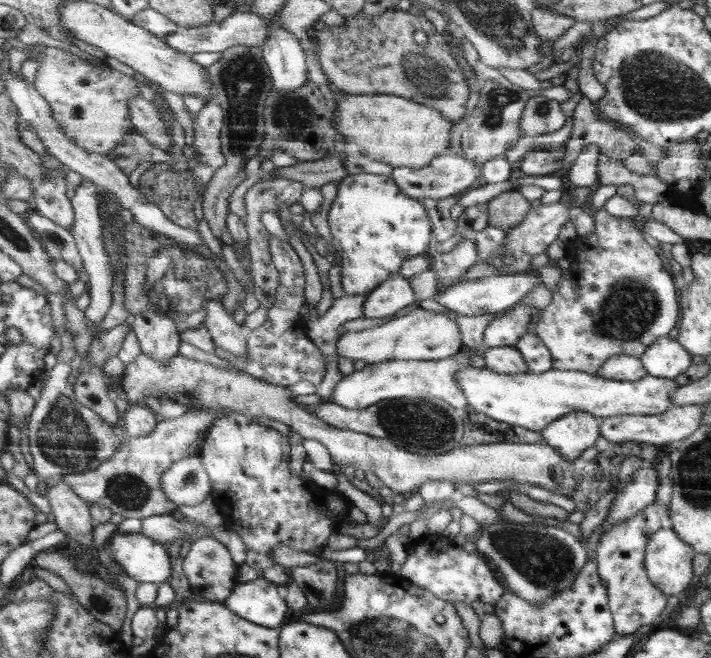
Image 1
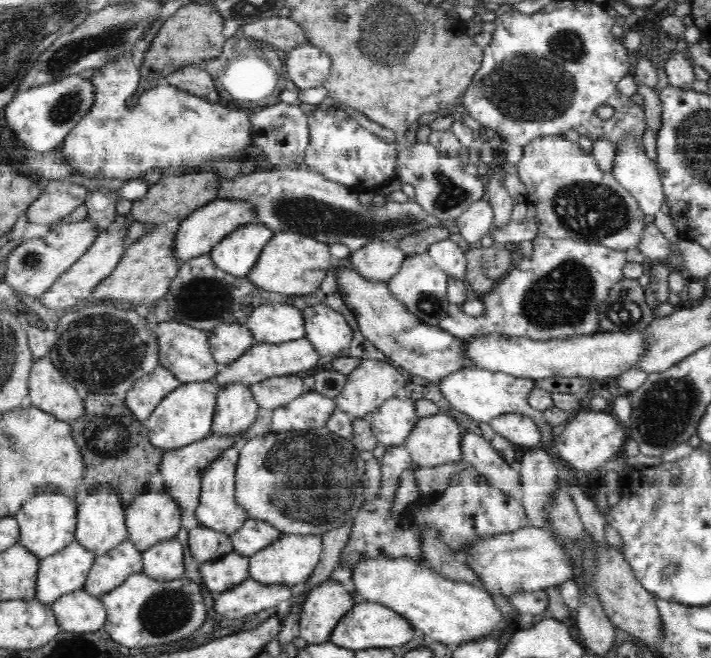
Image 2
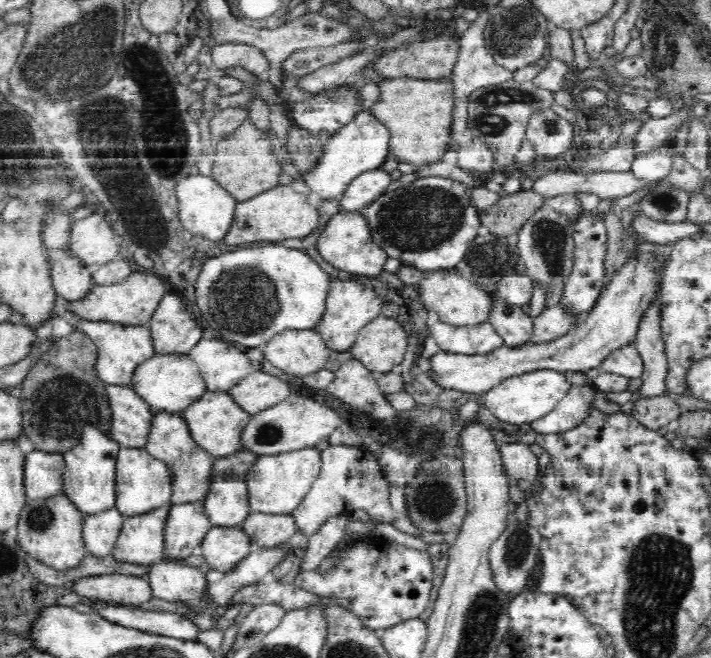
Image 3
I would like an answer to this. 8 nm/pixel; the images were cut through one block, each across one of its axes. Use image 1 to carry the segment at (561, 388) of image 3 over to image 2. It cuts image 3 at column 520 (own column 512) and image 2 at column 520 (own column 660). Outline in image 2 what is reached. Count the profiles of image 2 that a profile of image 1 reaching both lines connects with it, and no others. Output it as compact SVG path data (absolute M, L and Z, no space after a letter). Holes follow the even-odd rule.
M477 368L458 370L448 377L437 382L440 392L449 400L450 406L467 414L478 426L487 425L490 420L505 414L518 413L534 418L534 422L542 427L543 438L541 443L548 446L552 439L547 436L555 434L552 427L545 427L542 411L533 410L528 403L528 396L536 388L536 379L520 378L505 372L490 371Z

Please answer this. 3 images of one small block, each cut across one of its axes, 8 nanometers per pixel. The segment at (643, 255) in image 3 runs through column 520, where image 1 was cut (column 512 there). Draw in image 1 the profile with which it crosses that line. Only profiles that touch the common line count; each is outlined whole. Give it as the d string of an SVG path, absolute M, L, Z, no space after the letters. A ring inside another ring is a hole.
M516 346L488 348L483 354L486 369L500 374L528 373L528 364Z

